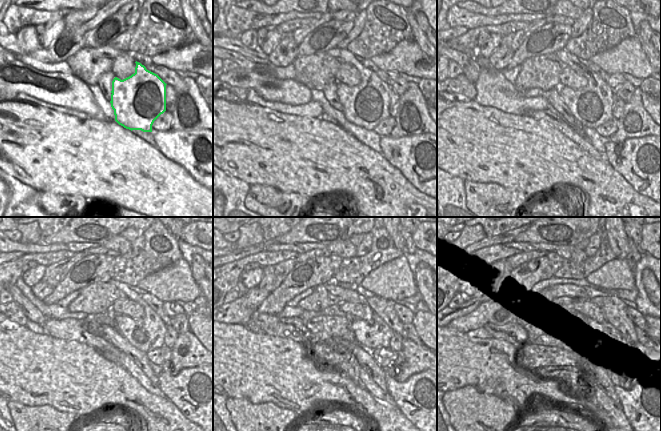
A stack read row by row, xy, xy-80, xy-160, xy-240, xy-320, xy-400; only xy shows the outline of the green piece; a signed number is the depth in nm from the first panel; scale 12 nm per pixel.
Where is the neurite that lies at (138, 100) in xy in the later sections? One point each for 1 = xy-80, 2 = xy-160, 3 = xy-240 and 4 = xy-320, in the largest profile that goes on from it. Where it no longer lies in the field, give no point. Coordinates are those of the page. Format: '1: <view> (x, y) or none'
1: xy-80 (365, 105)
2: xy-160 (592, 106)
3: xy-240 (146, 334)
4: xy-320 (378, 335)

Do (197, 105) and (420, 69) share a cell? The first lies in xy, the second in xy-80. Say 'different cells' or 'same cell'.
different cells

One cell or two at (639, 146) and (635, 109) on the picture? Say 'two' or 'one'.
two

